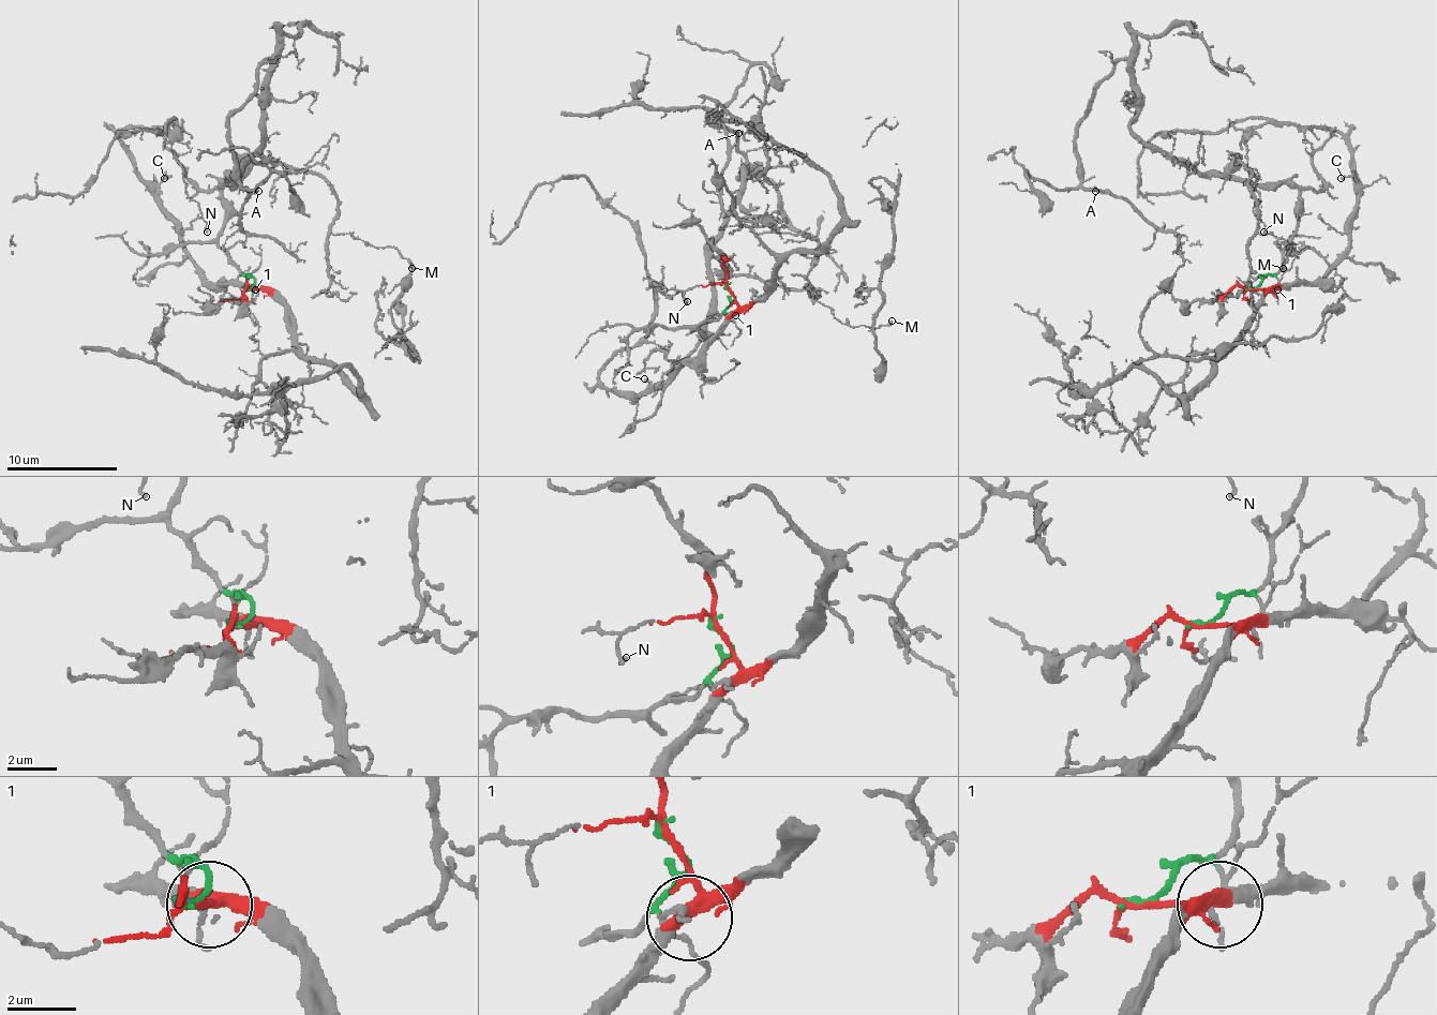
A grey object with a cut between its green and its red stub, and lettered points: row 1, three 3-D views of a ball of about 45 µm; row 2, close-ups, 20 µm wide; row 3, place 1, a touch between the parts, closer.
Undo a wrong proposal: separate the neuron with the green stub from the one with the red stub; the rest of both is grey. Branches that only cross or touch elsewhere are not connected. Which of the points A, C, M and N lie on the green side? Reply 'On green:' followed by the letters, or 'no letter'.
On green: A, M

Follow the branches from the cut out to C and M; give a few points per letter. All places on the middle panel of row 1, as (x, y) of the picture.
C: (730, 287), (737, 312), (693, 359), (660, 386), (641, 394), (649, 386), (644, 378)
M: (730, 287), (735, 298), (699, 326), (702, 337), (718, 256), (735, 273), (809, 287), (851, 326), (892, 321)

